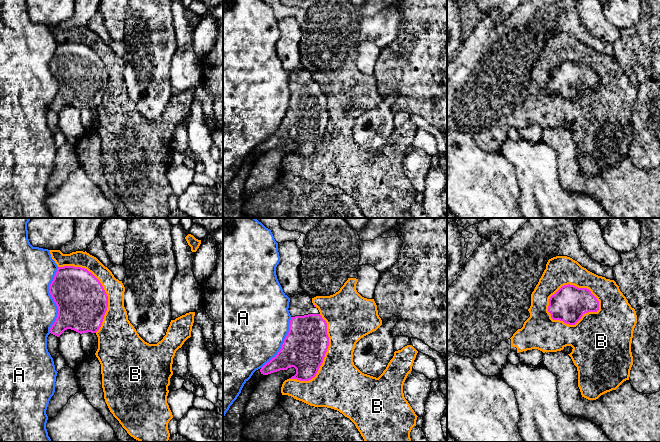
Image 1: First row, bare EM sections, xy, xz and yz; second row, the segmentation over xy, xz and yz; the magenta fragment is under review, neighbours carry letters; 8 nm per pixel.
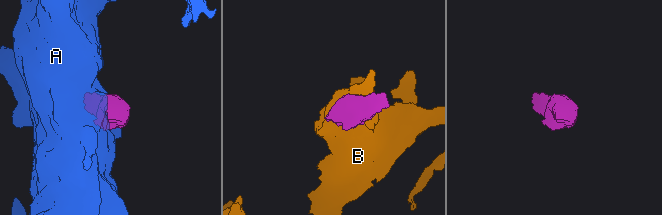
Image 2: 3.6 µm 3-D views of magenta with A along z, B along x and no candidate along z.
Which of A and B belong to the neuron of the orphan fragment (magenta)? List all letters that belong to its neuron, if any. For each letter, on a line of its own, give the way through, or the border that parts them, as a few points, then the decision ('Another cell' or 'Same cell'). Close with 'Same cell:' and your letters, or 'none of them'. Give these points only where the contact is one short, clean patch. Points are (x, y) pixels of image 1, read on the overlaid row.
A: Another cell
B: Another cell
Same cell: none of them

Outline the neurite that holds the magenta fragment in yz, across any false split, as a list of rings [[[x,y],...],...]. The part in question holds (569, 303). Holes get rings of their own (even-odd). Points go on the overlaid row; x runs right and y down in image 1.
[[[562,286],[549,299],[548,312],[553,320],[575,325],[588,312],[597,312],[599,301],[587,288]]]

